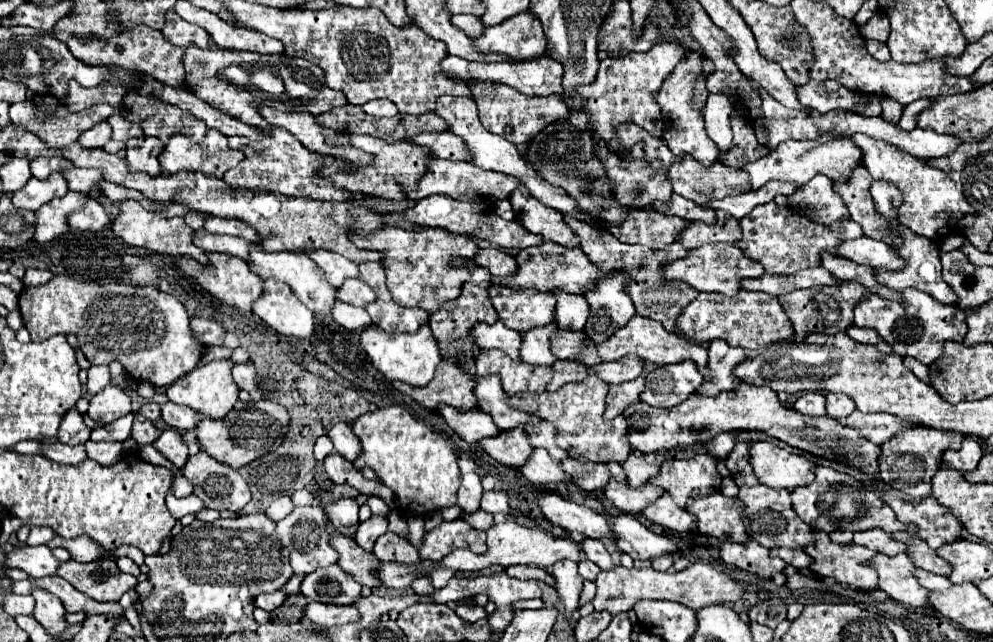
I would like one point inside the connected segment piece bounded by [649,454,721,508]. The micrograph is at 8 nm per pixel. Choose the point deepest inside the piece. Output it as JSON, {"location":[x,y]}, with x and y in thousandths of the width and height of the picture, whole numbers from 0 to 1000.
{"location":[702,741]}

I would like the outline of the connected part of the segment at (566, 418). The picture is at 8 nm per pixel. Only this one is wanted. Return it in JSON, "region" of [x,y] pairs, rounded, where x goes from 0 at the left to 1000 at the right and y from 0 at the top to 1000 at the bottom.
{"region":[[[591,586],[587,595],[575,595],[561,611],[529,611],[513,617],[517,636],[527,639],[531,645],[541,645],[547,654],[555,657],[561,667],[561,692],[573,704],[575,713],[587,713],[595,720],[629,720],[635,707],[635,695],[631,688],[631,654],[621,648],[617,654],[609,654],[609,614],[613,601],[599,589]]]}

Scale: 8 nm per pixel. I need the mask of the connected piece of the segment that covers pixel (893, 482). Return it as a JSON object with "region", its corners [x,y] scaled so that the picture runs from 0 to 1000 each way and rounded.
{"region":[[[919,664],[909,667],[909,673],[895,682],[891,692],[887,692],[885,707],[885,745],[895,754],[897,760],[925,779],[938,769],[938,745],[946,726],[948,707],[956,698],[966,701],[970,679],[962,670],[942,670],[934,664]]]}

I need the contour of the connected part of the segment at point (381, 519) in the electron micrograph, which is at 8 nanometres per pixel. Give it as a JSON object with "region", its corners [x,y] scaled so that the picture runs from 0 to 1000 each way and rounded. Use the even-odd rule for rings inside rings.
{"region":[[[374,804],[370,813],[364,813],[358,829],[358,844],[374,860],[378,850],[378,841],[390,829],[390,807],[388,804]]]}

